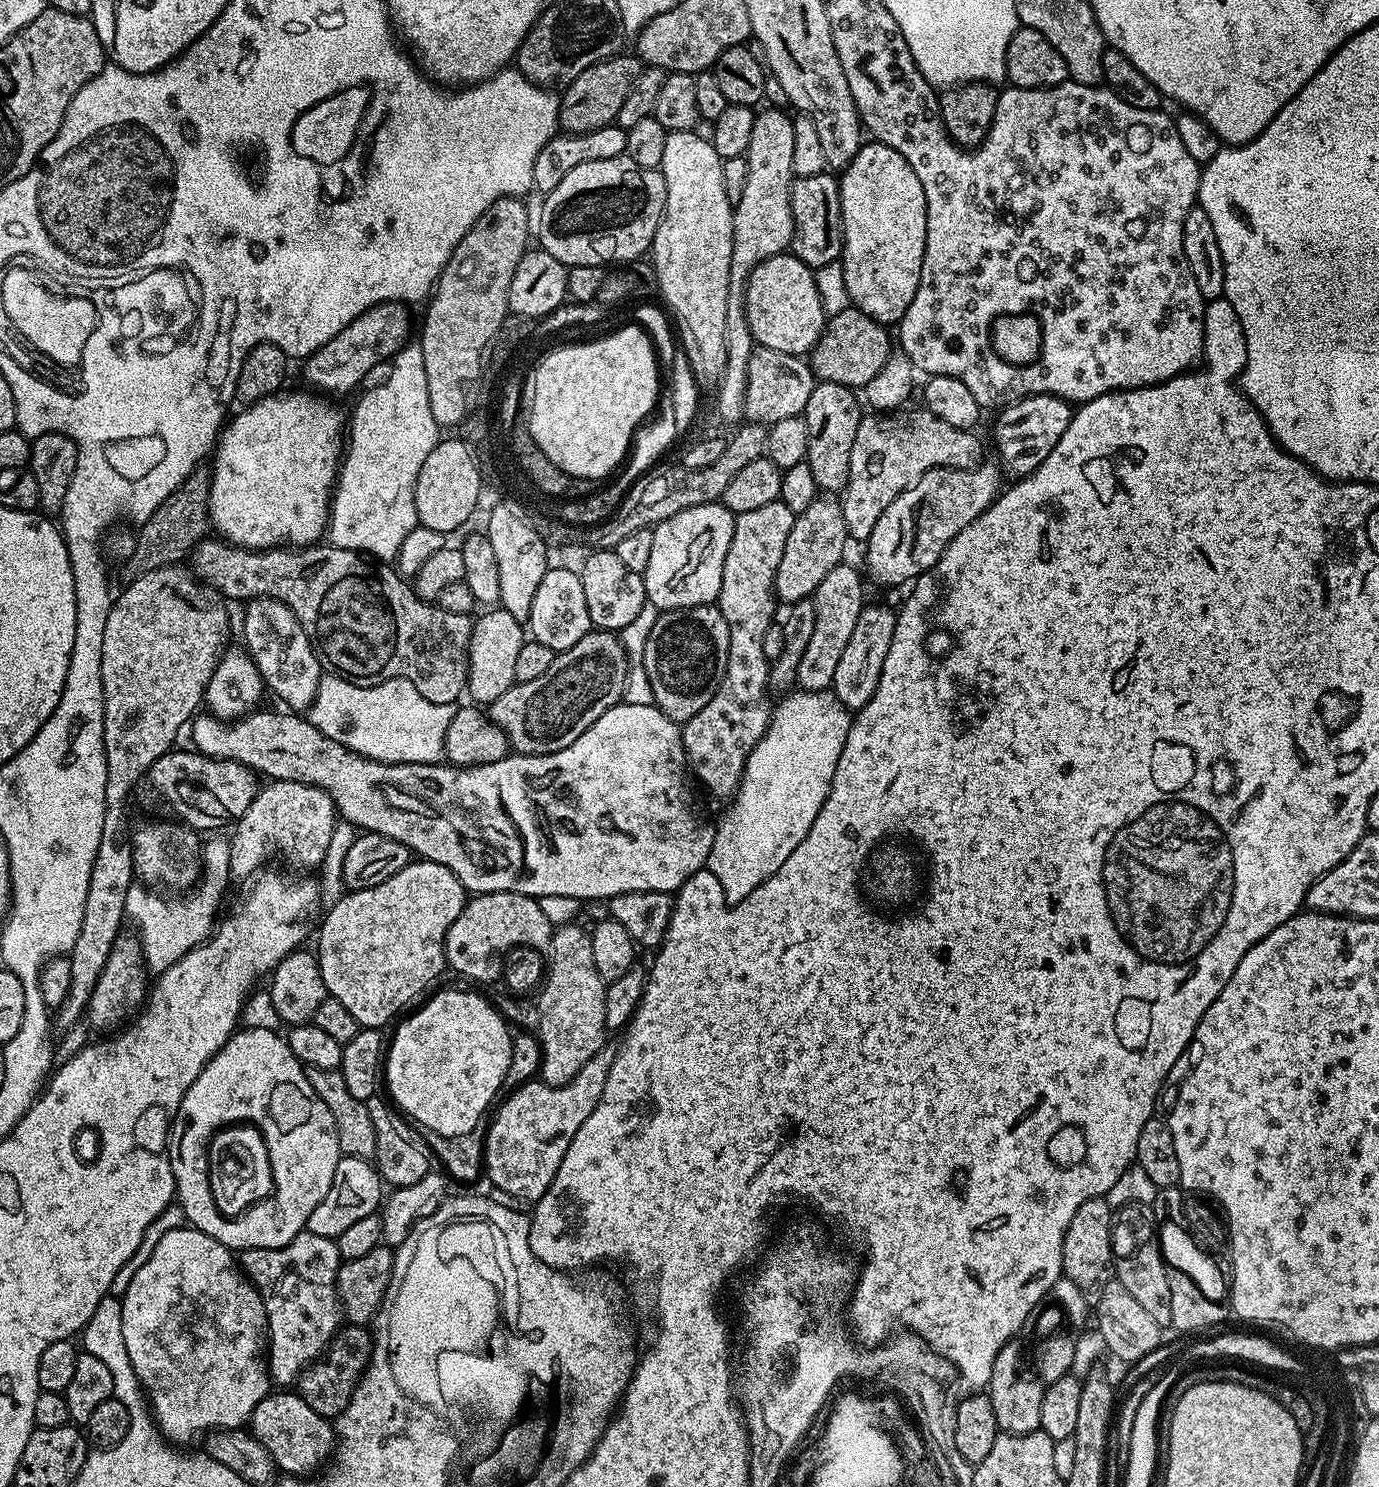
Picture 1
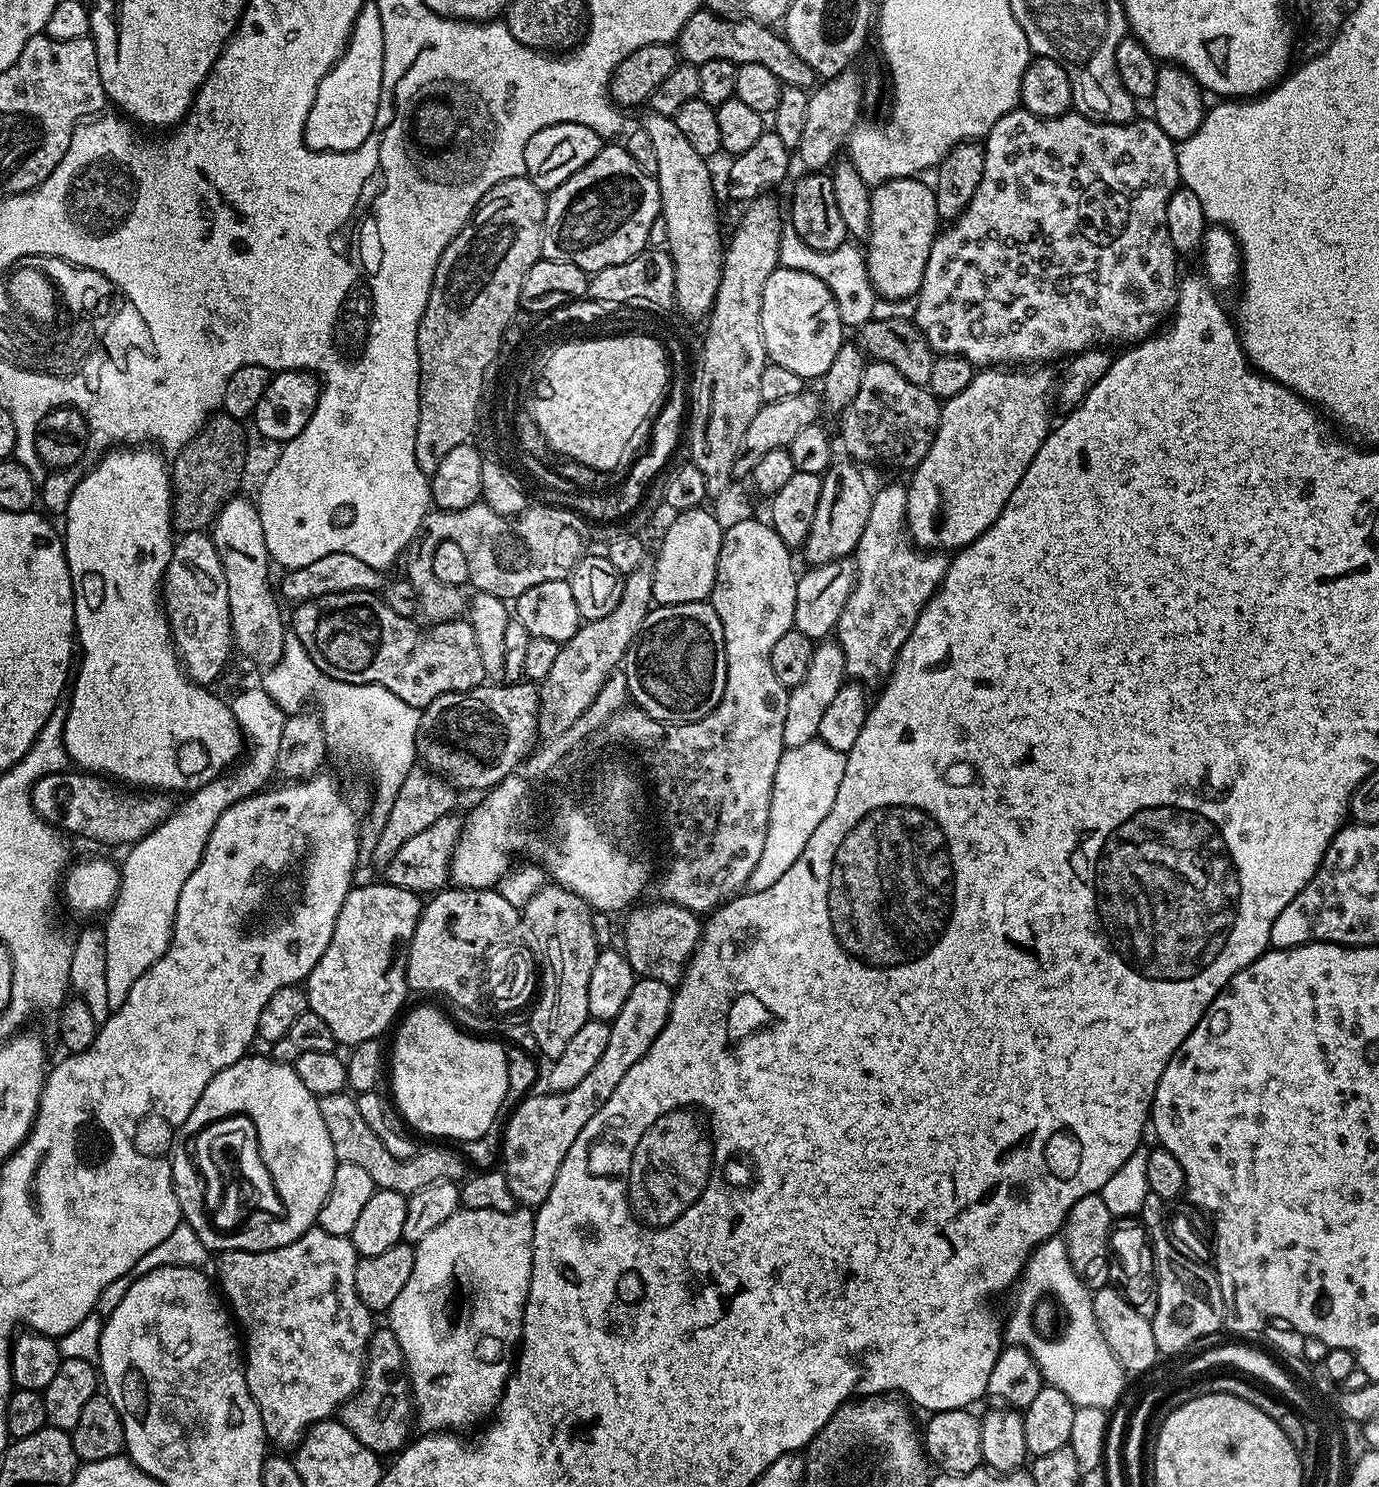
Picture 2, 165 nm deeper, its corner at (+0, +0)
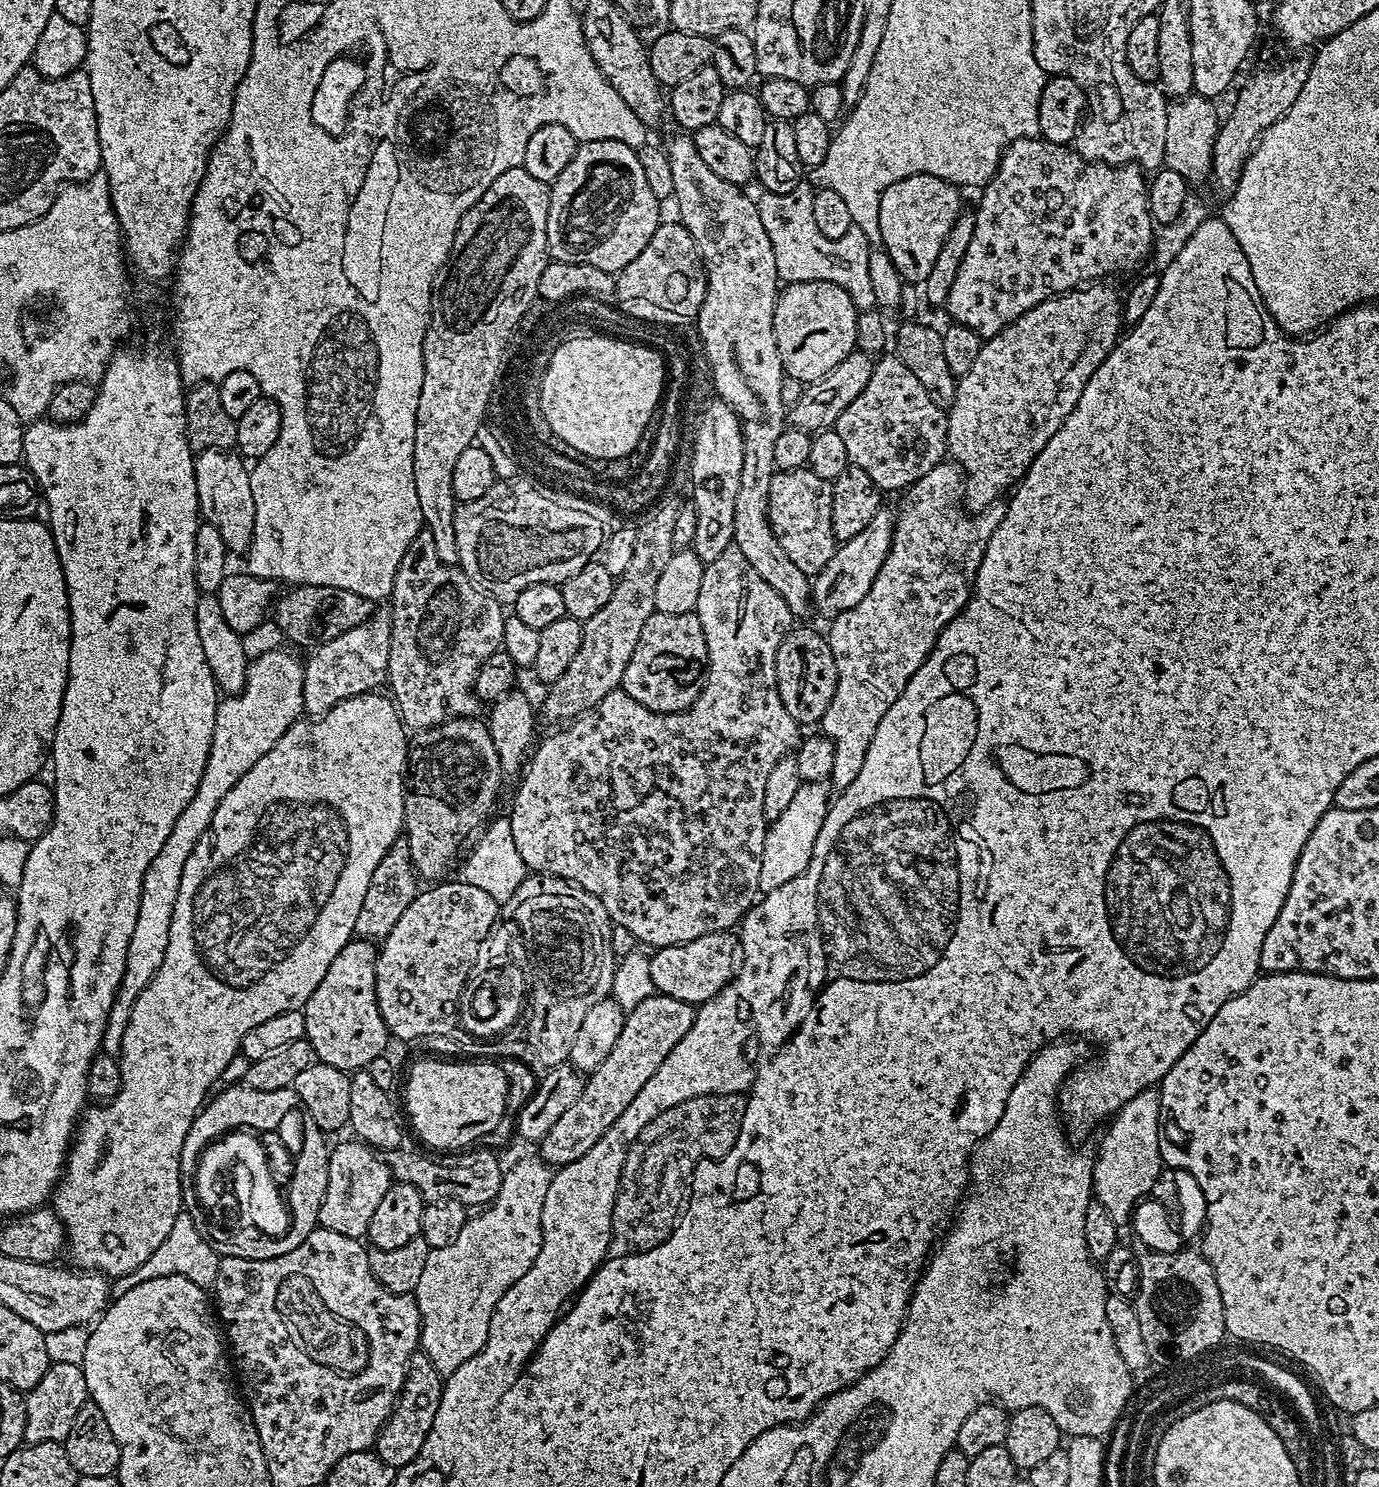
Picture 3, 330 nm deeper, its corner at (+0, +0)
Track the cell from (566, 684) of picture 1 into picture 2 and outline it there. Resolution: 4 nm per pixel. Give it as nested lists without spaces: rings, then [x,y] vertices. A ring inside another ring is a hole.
[[[485,682],[465,692],[442,694],[428,703],[420,714],[420,733],[416,739],[416,750],[425,769],[443,774],[457,789],[479,790],[501,784],[517,771],[519,764],[538,744],[540,694],[528,682],[508,682],[505,685],[503,688],[500,682]]]

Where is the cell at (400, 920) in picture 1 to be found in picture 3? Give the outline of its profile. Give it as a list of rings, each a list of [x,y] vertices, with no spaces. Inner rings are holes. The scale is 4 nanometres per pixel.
[[[353,938],[342,950],[338,958],[330,962],[326,978],[318,982],[318,990],[302,1009],[306,1018],[304,1035],[314,1046],[317,1061],[329,1064],[346,1073],[367,1069],[374,1058],[389,1051],[390,1033],[380,1013],[376,997],[376,958],[378,948],[373,941]]]

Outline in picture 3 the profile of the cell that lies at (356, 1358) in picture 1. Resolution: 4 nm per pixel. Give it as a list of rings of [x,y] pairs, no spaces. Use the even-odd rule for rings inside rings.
[[[424,1351],[413,1352],[408,1361],[408,1377],[404,1379],[404,1389],[396,1399],[391,1418],[380,1427],[376,1436],[374,1451],[382,1458],[382,1462],[386,1462],[386,1466],[399,1470],[418,1458],[422,1442],[426,1442],[426,1434],[430,1434],[430,1426],[434,1426],[434,1414],[438,1414],[438,1402],[442,1402],[444,1382],[445,1377]]]

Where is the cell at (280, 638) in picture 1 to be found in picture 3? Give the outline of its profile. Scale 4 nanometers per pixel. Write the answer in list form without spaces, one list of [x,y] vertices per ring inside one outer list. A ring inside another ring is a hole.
[[[205,448],[195,453],[194,459],[201,517],[222,534],[222,542],[229,553],[247,553],[252,541],[254,496],[250,494],[250,468],[245,457],[235,450]]]

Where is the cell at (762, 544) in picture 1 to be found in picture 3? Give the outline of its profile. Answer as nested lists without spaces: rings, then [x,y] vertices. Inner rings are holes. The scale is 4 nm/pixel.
[[[735,546],[722,550],[714,562],[710,562],[702,574],[702,590],[698,590],[698,602],[695,606],[696,617],[702,622],[702,634],[706,634],[708,650],[708,666],[704,673],[704,685],[695,702],[681,712],[655,712],[642,702],[634,702],[630,694],[617,690],[606,694],[602,702],[598,702],[588,712],[565,723],[557,732],[552,732],[544,741],[535,745],[522,775],[520,785],[516,788],[516,797],[512,800],[512,812],[508,816],[514,834],[514,843],[522,862],[528,870],[545,876],[557,876],[577,884],[582,890],[594,894],[602,906],[606,906],[606,914],[613,925],[626,926],[627,930],[641,945],[649,944],[655,950],[694,942],[694,938],[702,938],[702,934],[727,932],[735,929],[743,920],[748,909],[757,903],[761,895],[760,879],[762,878],[762,846],[766,842],[770,821],[764,816],[762,798],[766,798],[766,778],[770,778],[770,770],[781,758],[789,755],[802,739],[801,729],[786,714],[786,706],[782,706],[782,698],[776,685],[776,659],[778,646],[782,638],[793,627],[794,617],[782,602],[769,583],[746,562],[742,550]]]

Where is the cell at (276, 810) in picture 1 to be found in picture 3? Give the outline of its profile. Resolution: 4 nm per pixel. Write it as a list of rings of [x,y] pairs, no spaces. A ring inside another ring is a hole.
[[[376,610],[369,620],[362,622],[362,626],[354,626],[354,630],[346,630],[346,634],[338,634],[338,638],[330,638],[330,642],[321,644],[304,664],[304,712],[312,718],[325,716],[343,700],[379,689],[379,684],[383,685],[388,675],[391,641],[391,615],[387,611]]]

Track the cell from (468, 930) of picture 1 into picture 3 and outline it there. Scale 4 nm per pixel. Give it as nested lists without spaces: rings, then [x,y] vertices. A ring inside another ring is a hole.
[[[436,882],[431,886],[425,887],[428,888],[425,892],[424,889],[417,891],[414,902],[410,902],[410,906],[406,906],[406,910],[402,913],[402,918],[398,918],[398,923],[394,926],[394,930],[390,930],[390,934],[378,948],[376,958],[376,997],[378,998],[378,1006],[389,1033],[400,1042],[405,1036],[420,1035],[420,1033],[424,1032],[436,1032],[436,1029],[441,1029],[441,1027],[447,1028],[447,1023],[451,1023],[451,1018],[453,1018],[453,1001],[456,1000],[456,991],[459,991],[460,982],[464,979],[468,966],[473,964],[475,960],[478,960],[479,947],[488,938],[488,932],[498,920],[498,904],[485,891],[465,882],[458,882],[458,884],[448,883]]]

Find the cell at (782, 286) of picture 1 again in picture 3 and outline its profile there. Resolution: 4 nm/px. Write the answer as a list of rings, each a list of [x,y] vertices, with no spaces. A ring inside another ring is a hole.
[[[811,280],[781,287],[774,306],[774,338],[778,342],[778,354],[782,358],[785,373],[799,380],[811,382],[834,370],[834,366],[838,366],[838,362],[842,362],[842,358],[846,358],[856,348],[857,313],[850,294],[846,294],[846,290],[842,290],[842,286],[837,284],[825,280]]]

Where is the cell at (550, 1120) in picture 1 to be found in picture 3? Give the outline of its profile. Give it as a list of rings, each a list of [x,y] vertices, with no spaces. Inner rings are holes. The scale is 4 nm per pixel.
[[[654,994],[638,1006],[627,1009],[622,1034],[618,1034],[618,1042],[614,1042],[614,1050],[606,1054],[606,1062],[597,1066],[596,1071],[585,1079],[582,1094],[578,1094],[578,1102],[550,1126],[550,1134],[546,1134],[538,1142],[538,1155],[549,1166],[563,1166],[582,1158],[618,1118],[622,1118],[622,1110],[638,1098],[638,1090],[650,1082],[654,1070],[666,1062],[666,1054],[686,1038],[686,1030],[696,1017],[696,1008],[682,1002],[678,998]]]

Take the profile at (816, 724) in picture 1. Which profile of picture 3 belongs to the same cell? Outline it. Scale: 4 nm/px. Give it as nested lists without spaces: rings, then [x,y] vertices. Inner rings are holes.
[[[821,781],[801,783],[798,794],[794,794],[786,810],[782,810],[782,814],[778,814],[778,818],[769,823],[766,842],[762,846],[761,893],[778,890],[778,886],[798,878],[798,874],[802,874],[806,866],[810,866],[814,842],[818,842],[818,830],[822,830],[822,822],[828,813],[828,792],[830,793],[829,785]]]

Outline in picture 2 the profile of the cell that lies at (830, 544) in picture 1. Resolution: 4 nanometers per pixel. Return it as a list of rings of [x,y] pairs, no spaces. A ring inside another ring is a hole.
[[[833,459],[828,471],[823,473],[822,494],[818,494],[818,511],[814,513],[814,523],[810,526],[810,534],[806,534],[806,542],[802,555],[809,561],[809,565],[825,564],[835,560],[851,557],[858,546],[858,538],[862,538],[862,530],[866,530],[866,522],[870,519],[870,506],[872,505],[873,485],[868,485],[868,480],[863,476],[861,465],[851,459]]]

